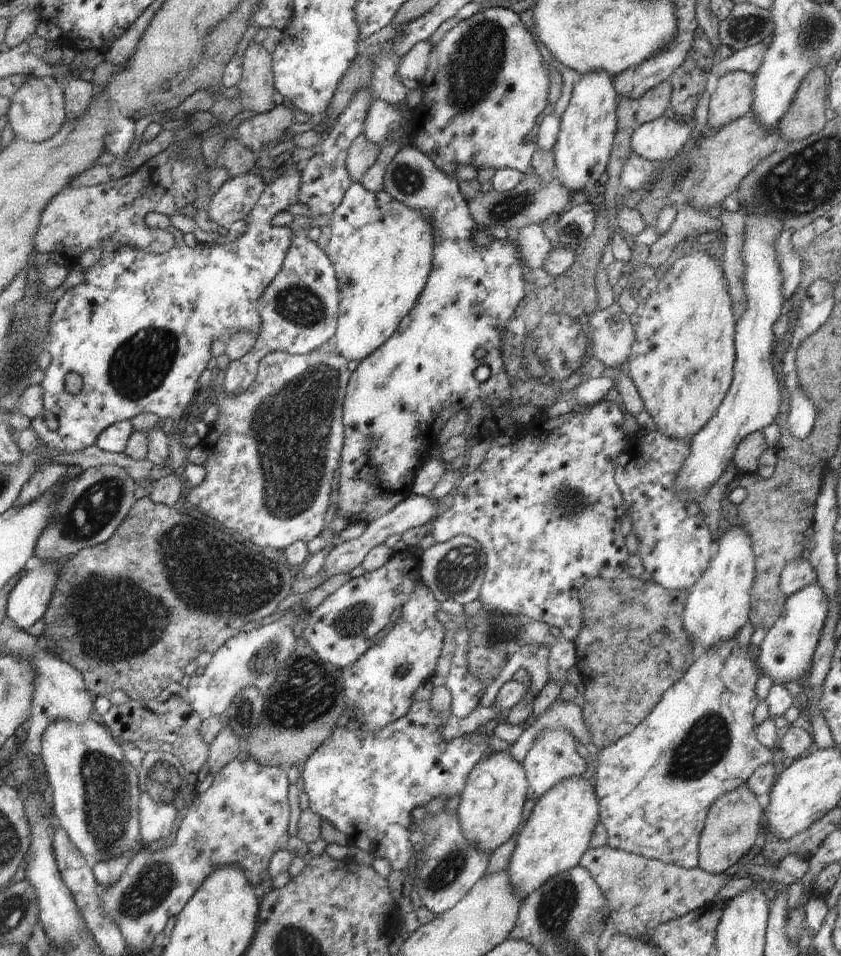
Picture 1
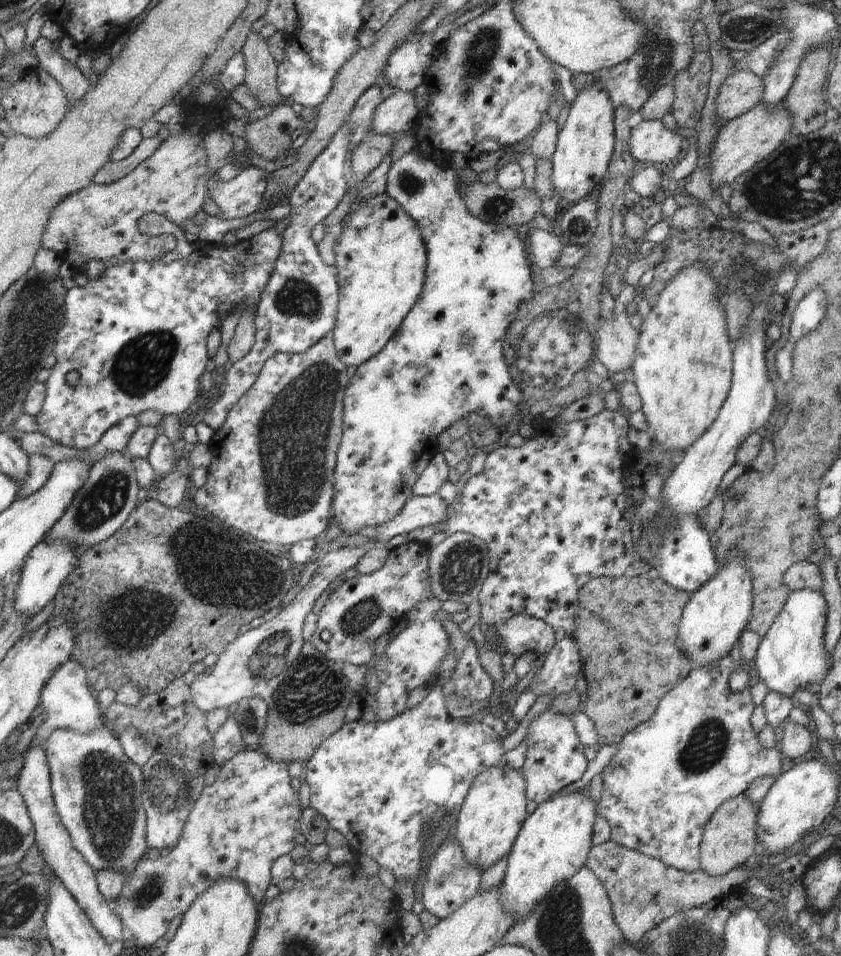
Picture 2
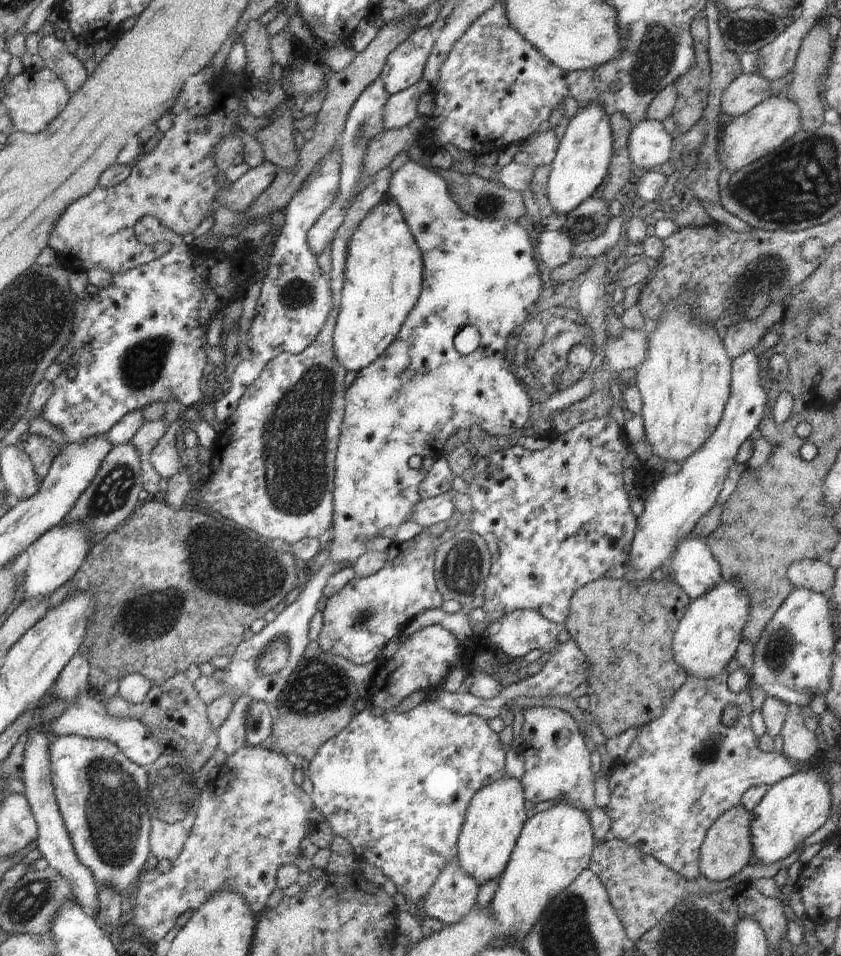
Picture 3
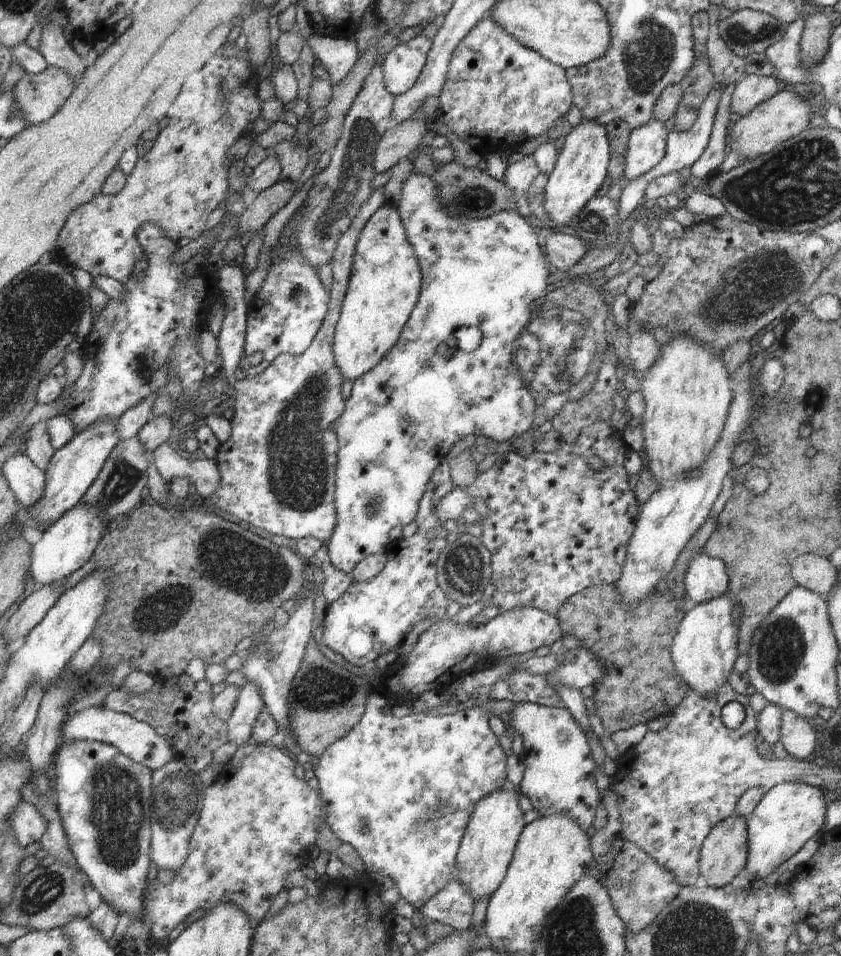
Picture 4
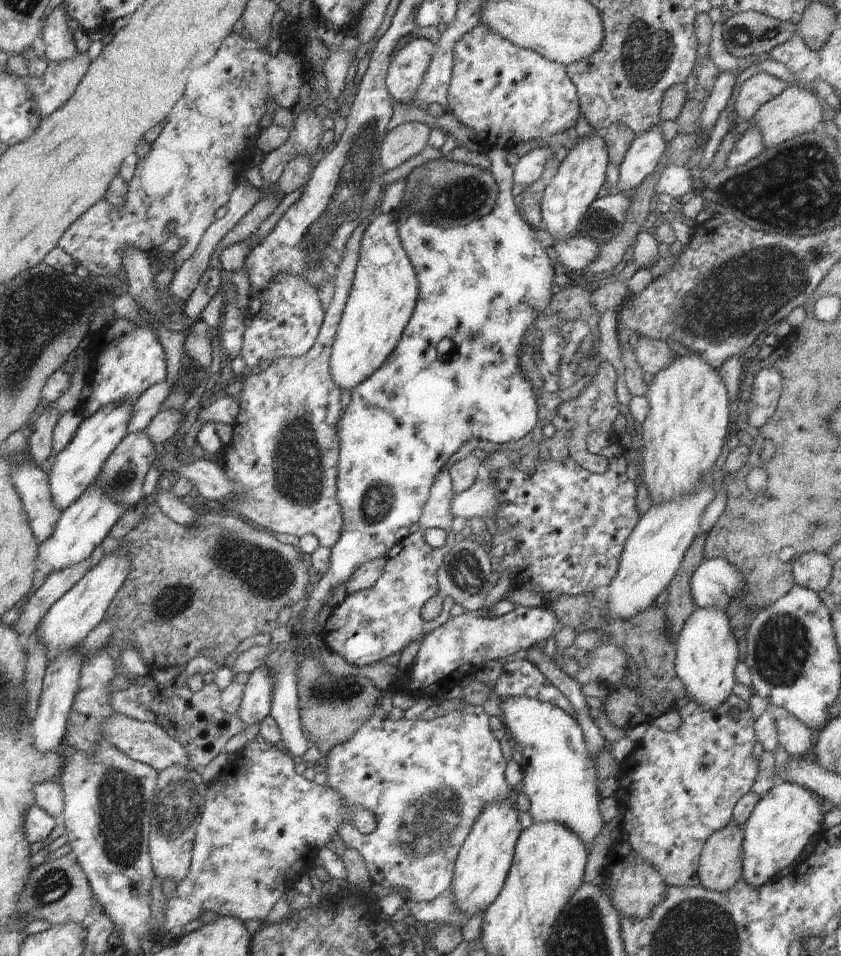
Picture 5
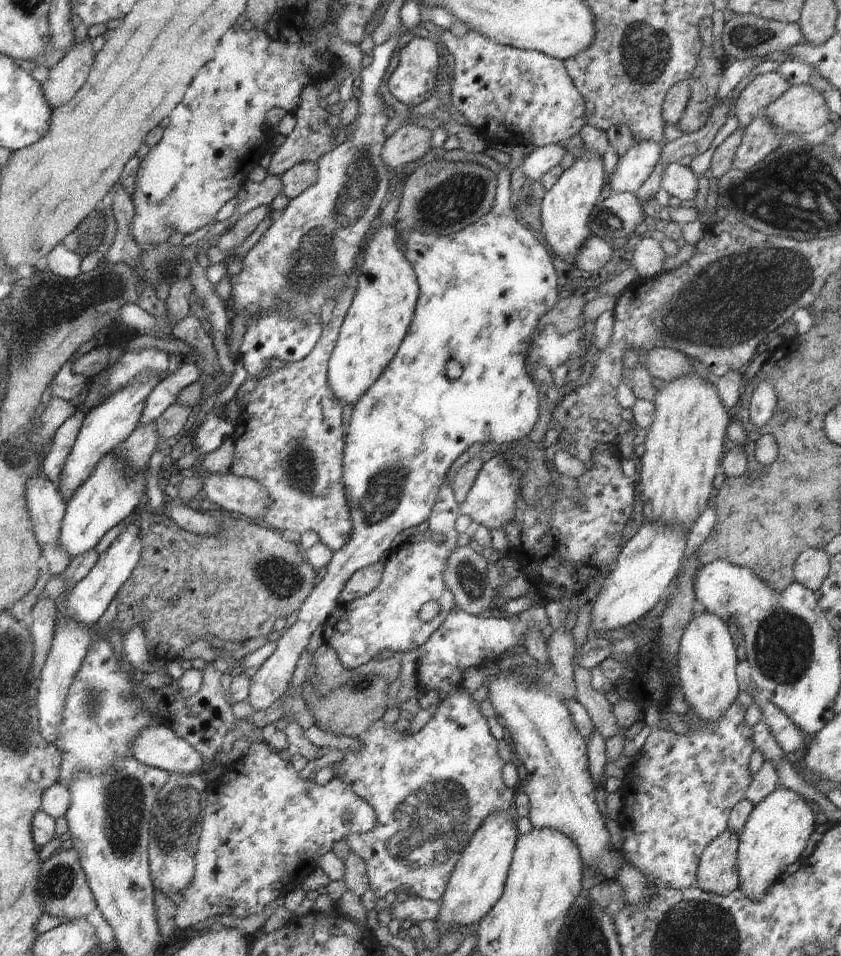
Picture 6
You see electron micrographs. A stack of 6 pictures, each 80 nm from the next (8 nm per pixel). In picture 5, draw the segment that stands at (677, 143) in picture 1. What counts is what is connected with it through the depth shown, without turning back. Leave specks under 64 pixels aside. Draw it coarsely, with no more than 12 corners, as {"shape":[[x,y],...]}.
{"shape":[[661,122],[635,136],[618,167],[619,193],[635,190],[667,150]]}

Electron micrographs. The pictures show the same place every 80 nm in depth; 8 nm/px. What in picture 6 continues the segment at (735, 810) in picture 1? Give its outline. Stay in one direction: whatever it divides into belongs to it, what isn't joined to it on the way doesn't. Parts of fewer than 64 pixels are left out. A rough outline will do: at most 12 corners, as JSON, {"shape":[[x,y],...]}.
{"shape":[[739,835],[704,848],[696,880],[726,896],[738,888]]}

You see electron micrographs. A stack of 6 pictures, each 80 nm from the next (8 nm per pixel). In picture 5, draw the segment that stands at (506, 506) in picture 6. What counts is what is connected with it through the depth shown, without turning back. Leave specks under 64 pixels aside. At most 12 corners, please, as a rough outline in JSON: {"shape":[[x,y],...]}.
{"shape":[[476,480],[450,502],[453,517],[494,519],[494,484]]}

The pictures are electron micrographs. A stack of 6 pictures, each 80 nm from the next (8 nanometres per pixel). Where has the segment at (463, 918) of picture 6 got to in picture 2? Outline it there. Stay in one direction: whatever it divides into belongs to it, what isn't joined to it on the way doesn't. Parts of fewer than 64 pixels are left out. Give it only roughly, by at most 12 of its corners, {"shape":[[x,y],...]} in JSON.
{"shape":[[487,768],[453,836],[480,872],[511,851],[529,815],[521,771]]}

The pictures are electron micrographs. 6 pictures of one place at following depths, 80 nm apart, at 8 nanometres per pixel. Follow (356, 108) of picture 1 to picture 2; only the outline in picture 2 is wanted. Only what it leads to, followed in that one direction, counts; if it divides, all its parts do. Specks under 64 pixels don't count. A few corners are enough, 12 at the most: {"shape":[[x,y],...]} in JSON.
{"shape":[[347,122],[288,196],[291,221],[255,308],[227,365],[214,430],[276,353],[332,334],[335,267],[311,232],[349,189]]}

